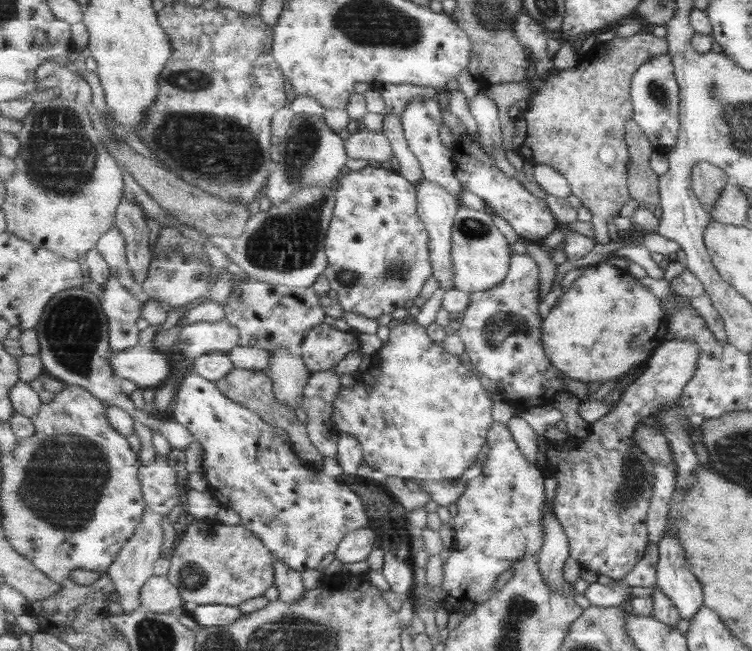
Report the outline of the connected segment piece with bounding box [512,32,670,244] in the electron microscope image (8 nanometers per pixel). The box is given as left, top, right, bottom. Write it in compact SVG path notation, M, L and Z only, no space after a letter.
M637 32L631 37L613 37L609 42L591 40L581 54L576 67L559 70L538 86L530 98L528 109L519 111L514 119L513 149L520 153L528 164L548 164L556 168L572 185L572 194L578 196L592 214L594 238L599 244L611 242L609 218L617 217L631 199L628 176L632 156L625 138L628 120L634 118L632 80L637 69L651 59L668 54L666 37L657 38L652 33Z

